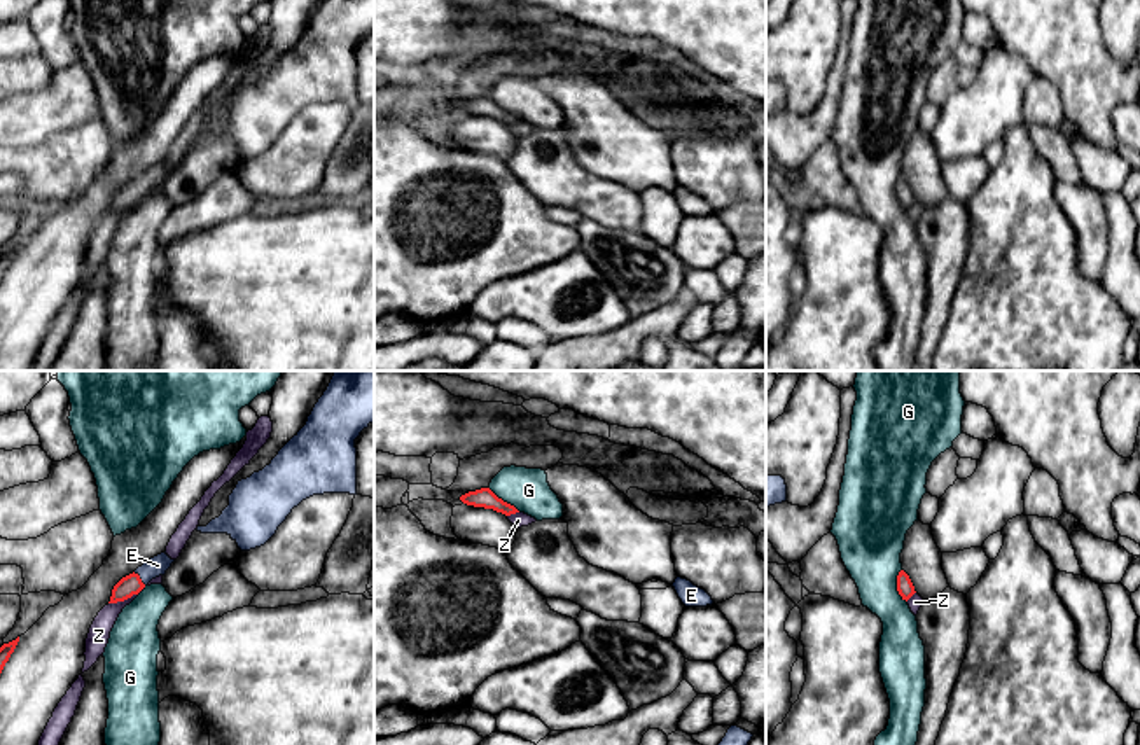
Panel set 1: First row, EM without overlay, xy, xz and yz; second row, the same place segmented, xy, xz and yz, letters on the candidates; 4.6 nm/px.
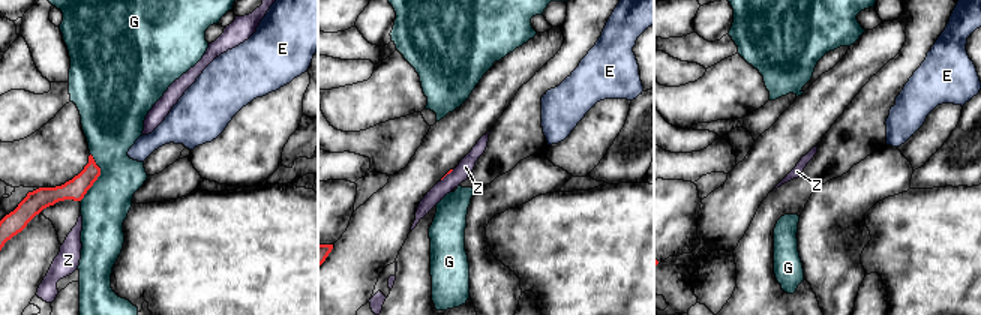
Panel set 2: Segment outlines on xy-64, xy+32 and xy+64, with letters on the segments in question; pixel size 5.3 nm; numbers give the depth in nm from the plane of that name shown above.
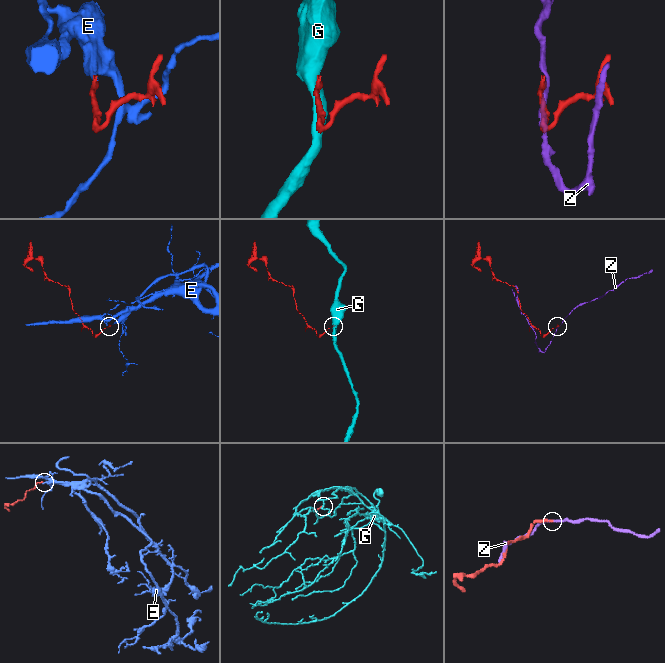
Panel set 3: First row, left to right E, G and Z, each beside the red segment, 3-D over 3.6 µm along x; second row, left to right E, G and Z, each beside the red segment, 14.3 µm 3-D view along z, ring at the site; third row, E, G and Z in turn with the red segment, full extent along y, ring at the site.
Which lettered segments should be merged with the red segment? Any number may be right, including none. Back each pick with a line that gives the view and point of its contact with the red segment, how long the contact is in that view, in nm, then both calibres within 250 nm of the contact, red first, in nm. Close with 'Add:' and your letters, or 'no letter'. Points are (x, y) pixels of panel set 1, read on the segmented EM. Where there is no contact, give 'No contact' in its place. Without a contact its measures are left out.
E: Touches red at xy (139, 577). Shared border 90 nm. Thickness 100 nm (red) against 90 nm
Add: E

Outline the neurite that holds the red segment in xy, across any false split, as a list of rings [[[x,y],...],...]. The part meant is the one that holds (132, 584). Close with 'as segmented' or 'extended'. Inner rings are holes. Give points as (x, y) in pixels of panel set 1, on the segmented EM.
[[[166,551],[150,558],[138,567],[133,574],[122,577],[112,589],[108,603],[117,603],[138,595],[152,579],[164,575],[175,560]]]; extended

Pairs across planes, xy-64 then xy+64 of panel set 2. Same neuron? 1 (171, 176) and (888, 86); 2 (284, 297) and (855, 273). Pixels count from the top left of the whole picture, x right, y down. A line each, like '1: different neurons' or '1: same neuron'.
1: different neurons
2: different neurons

